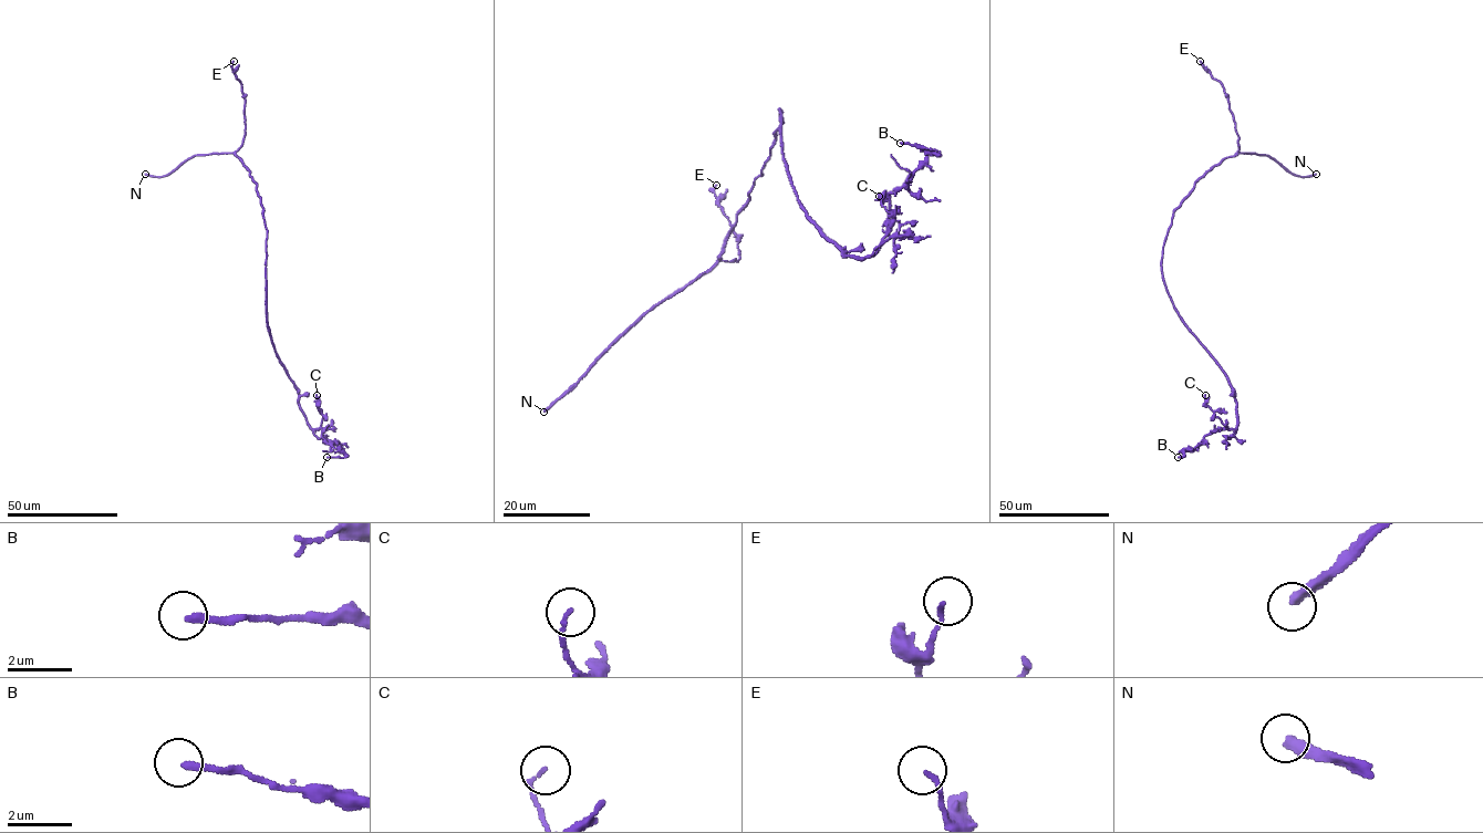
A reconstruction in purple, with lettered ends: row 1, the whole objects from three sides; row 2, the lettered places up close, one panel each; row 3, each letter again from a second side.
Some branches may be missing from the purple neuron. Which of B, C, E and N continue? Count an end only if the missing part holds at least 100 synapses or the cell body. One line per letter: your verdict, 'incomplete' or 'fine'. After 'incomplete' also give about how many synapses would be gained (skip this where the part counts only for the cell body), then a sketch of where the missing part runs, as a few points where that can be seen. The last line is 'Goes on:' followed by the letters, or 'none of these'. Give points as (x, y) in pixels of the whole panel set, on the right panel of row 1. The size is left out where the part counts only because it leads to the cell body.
B: fine
C: fine
E: fine
N: incomplete; about 300 synapses; missing branch runs (1316, 174), (1336, 153), (1388, 147), (1401, 149), (1423, 163), (1428, 154), (1402, 108), (1403, 97)
Goes on: N

